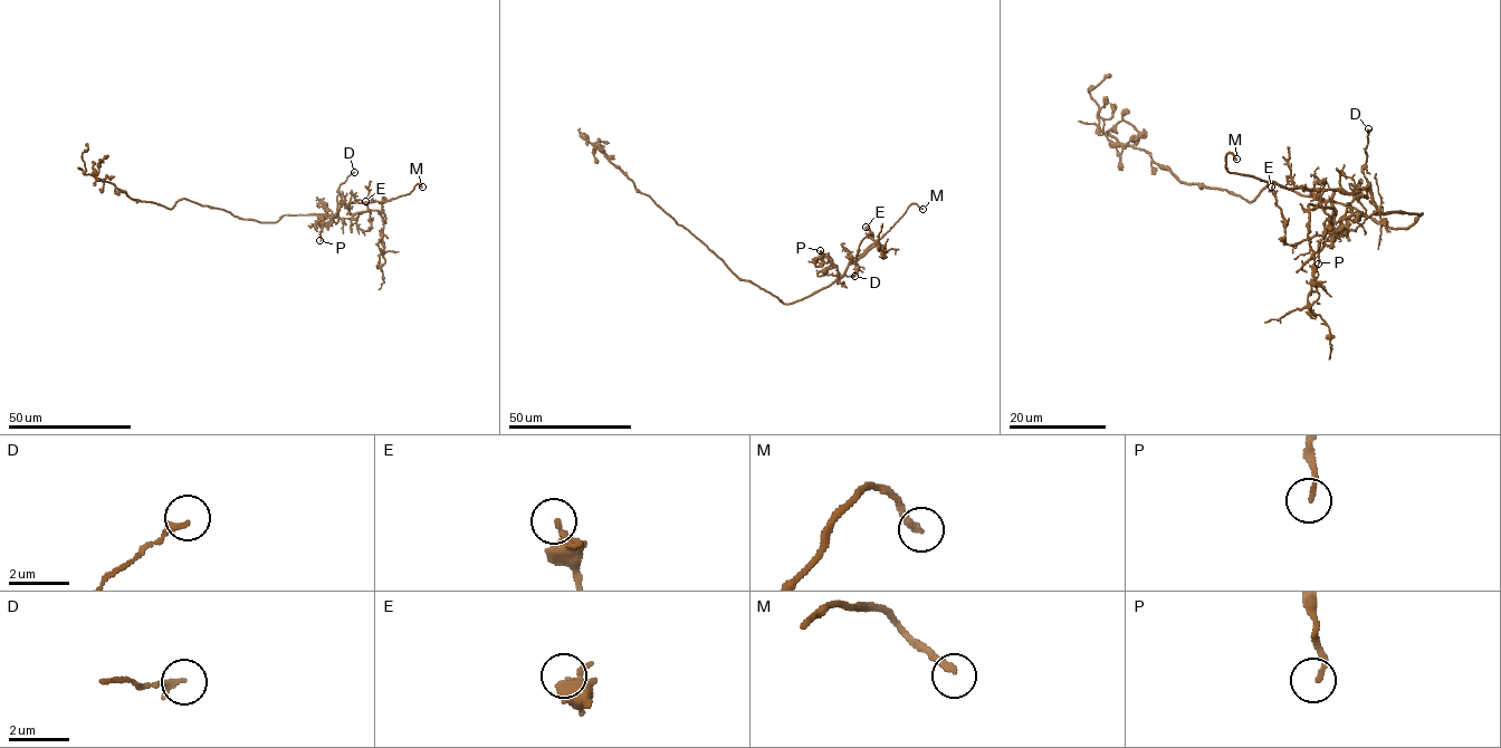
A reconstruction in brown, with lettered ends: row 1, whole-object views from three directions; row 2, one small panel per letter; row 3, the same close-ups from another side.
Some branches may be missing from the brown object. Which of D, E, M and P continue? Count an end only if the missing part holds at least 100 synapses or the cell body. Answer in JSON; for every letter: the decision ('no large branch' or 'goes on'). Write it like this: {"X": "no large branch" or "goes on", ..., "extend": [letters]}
{"D": "no large branch", "E": "no large branch", "M": "goes on", "P": "no large branch", "extend": ["M"]}

